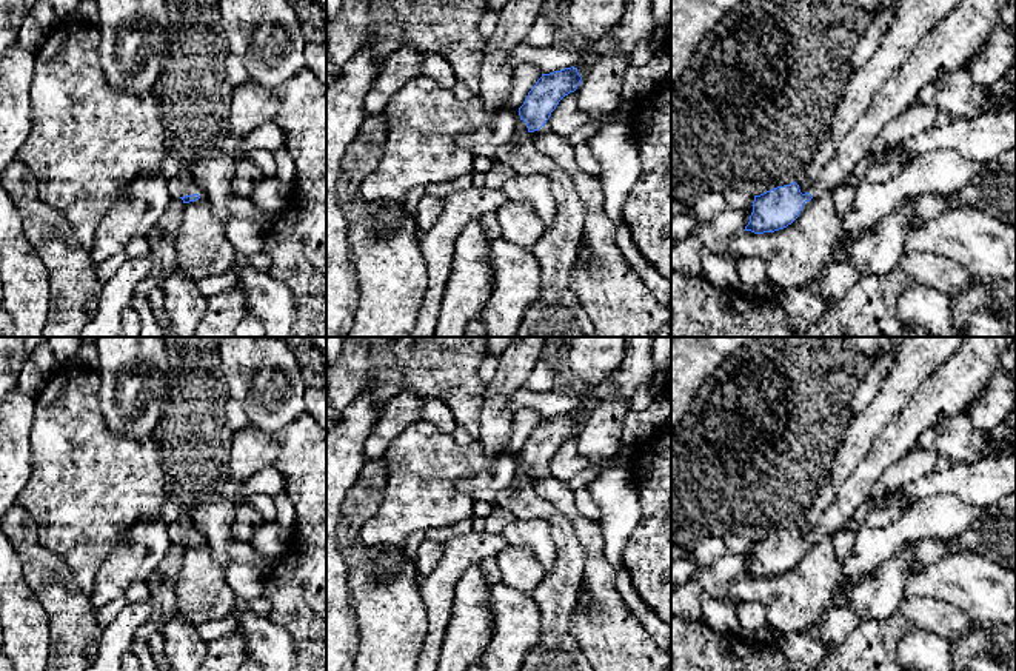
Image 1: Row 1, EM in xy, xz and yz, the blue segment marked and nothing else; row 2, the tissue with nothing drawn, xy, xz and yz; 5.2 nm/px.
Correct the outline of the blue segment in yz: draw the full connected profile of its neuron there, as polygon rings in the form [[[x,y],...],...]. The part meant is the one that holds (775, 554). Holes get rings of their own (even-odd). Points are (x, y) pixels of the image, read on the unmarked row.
[[[968,337],[956,352],[922,382],[905,408],[881,431],[868,457],[839,488],[834,502],[825,509],[820,522],[808,536],[802,539],[799,529],[793,526],[754,540],[753,557],[744,576],[764,579],[784,574],[799,562],[807,546],[820,540],[824,536],[839,531],[853,517],[856,509],[871,497],[873,486],[882,472],[913,449],[919,436],[928,426],[936,425],[948,416],[964,412],[967,405],[979,396],[990,376],[1001,369],[1001,351],[1008,348],[1013,340],[1014,337]]]

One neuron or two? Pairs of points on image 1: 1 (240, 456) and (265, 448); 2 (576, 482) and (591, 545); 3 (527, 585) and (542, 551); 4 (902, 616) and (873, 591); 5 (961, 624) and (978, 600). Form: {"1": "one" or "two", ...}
{"1": "one", "2": "two", "3": "two", "4": "two", "5": "two"}

